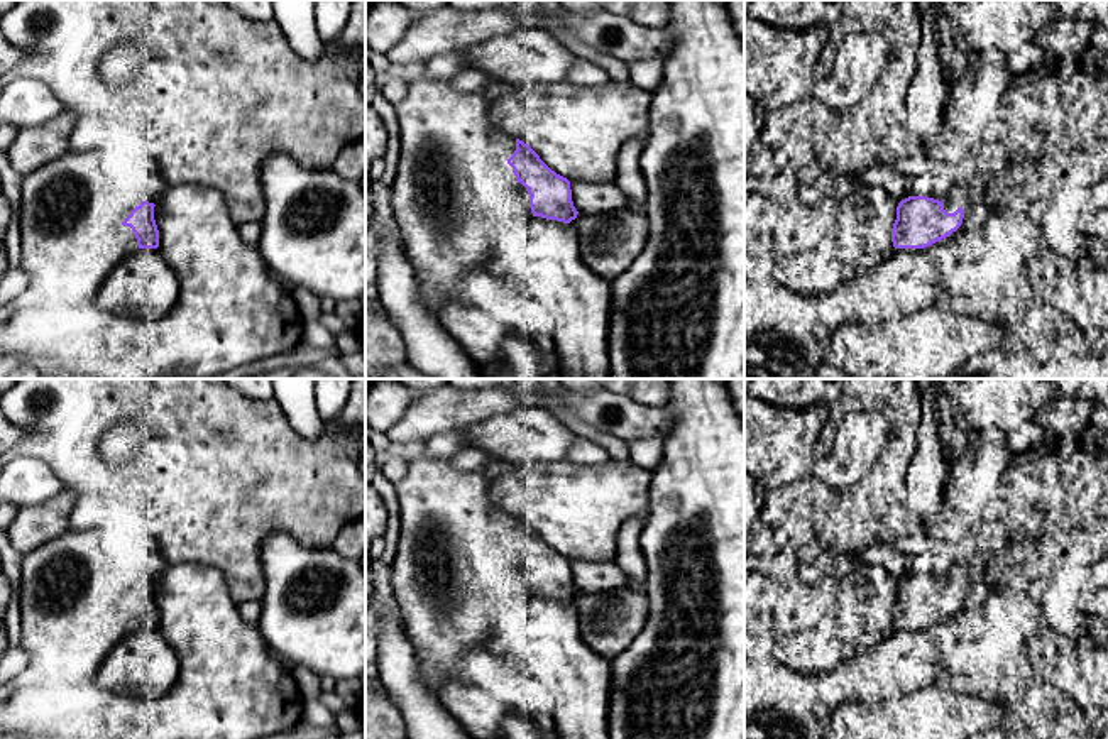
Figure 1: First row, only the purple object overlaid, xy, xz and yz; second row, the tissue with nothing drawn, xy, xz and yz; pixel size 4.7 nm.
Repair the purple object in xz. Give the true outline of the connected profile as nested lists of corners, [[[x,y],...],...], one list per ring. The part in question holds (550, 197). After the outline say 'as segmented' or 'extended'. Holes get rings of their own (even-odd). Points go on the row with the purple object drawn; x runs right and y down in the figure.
[[[494,129],[491,145],[526,188],[533,216],[563,223],[577,218],[570,181],[551,171],[528,144]]]; extended

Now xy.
[[[140,201],[122,222],[122,230],[110,250],[90,249],[74,260],[66,277],[66,293],[71,301],[95,299],[108,272],[139,249],[157,249],[159,230],[154,220],[154,203]]]; extended

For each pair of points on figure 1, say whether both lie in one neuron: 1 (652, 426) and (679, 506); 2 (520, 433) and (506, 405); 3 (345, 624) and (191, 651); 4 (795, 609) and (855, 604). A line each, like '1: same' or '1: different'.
1: different
2: different
3: different
4: different

